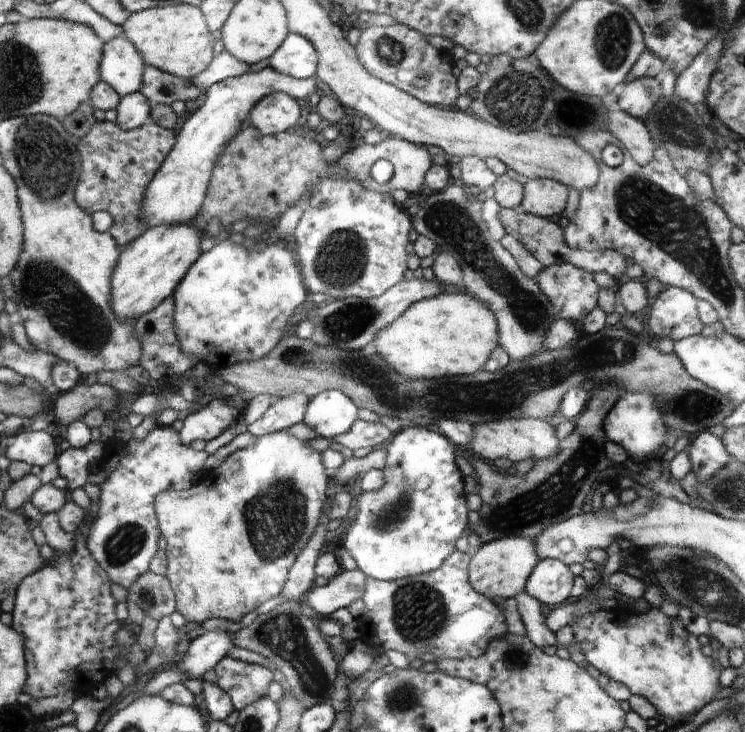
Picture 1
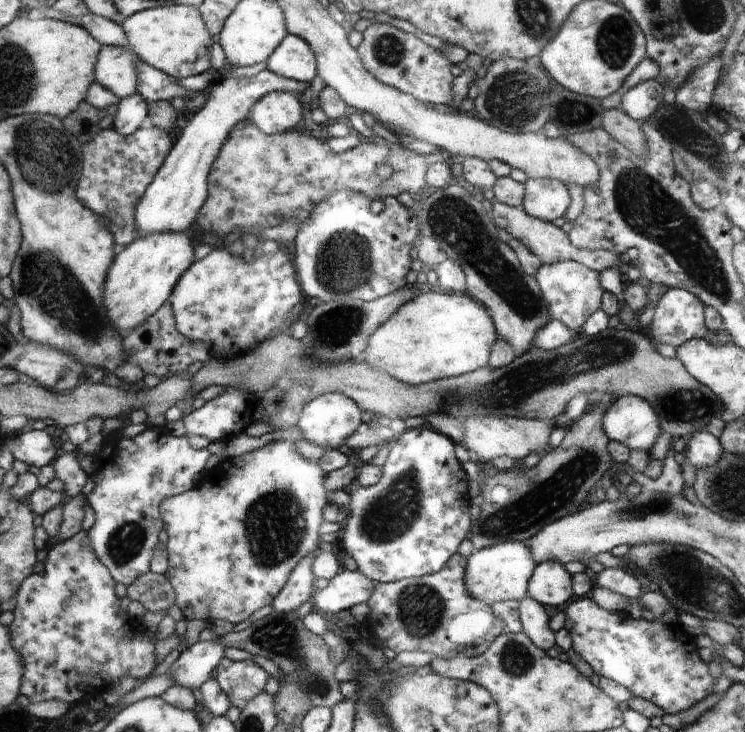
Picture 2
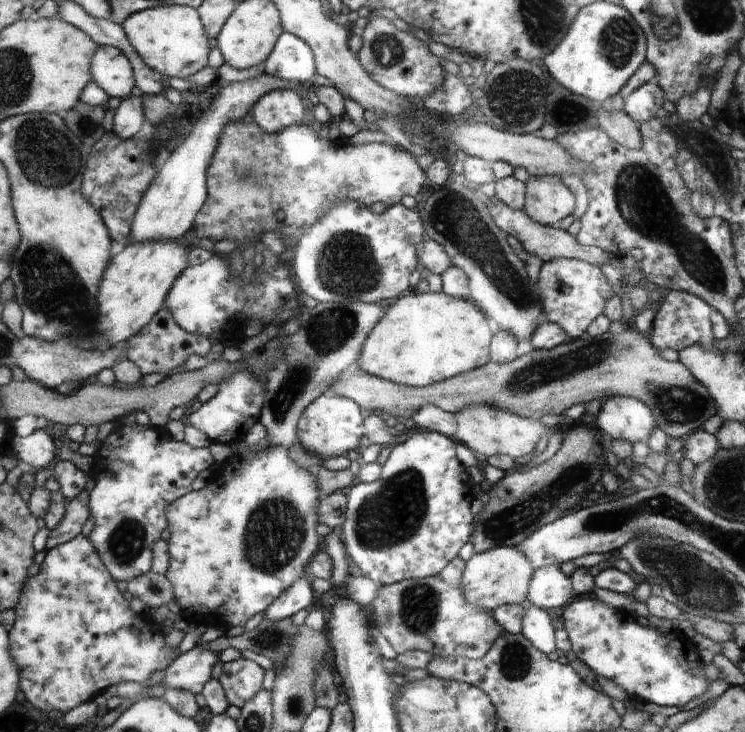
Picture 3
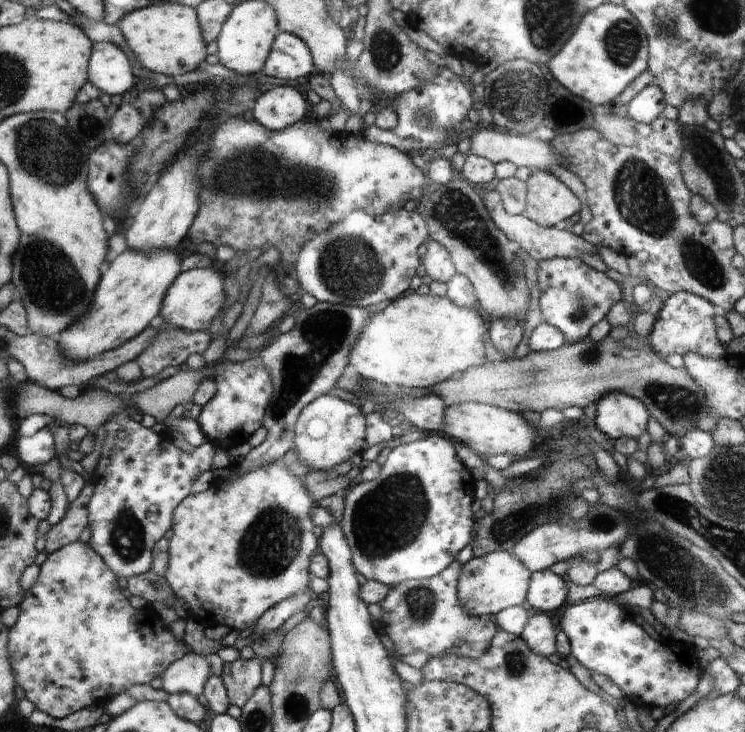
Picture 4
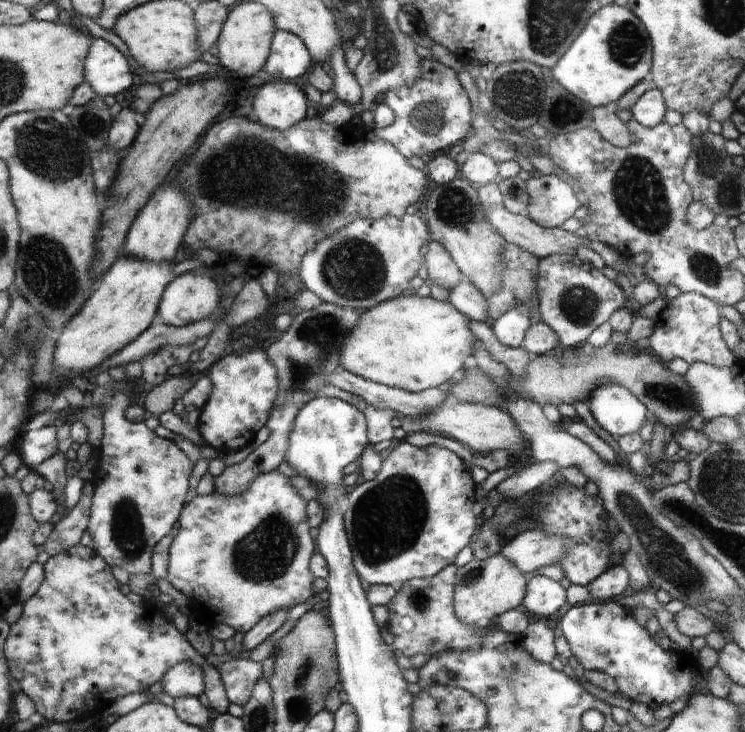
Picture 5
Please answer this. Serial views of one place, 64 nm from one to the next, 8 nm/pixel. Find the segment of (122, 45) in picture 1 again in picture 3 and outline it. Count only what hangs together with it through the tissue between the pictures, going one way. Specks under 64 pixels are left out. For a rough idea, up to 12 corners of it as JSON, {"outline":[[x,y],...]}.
{"outline":[[98,46],[93,82],[108,97],[126,99],[134,88],[130,60]]}

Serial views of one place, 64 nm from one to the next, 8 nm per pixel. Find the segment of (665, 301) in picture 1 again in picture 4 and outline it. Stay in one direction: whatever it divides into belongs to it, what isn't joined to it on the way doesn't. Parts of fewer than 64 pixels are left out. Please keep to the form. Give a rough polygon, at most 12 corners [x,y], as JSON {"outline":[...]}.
{"outline":[[673,293],[648,342],[665,360],[725,358],[714,305]]}

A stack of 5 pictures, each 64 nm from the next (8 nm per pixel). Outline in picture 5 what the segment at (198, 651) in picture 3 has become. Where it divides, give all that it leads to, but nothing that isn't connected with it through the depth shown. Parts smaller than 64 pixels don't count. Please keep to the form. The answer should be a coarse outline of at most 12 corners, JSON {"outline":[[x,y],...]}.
{"outline":[[187,659],[161,683],[172,698],[200,697],[202,668]]}

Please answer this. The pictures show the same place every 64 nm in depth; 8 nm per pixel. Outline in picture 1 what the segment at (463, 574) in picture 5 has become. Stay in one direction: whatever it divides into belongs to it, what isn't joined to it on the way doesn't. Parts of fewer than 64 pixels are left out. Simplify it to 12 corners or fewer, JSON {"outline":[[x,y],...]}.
{"outline":[[506,536],[471,552],[469,582],[500,601],[525,590],[534,540]]}

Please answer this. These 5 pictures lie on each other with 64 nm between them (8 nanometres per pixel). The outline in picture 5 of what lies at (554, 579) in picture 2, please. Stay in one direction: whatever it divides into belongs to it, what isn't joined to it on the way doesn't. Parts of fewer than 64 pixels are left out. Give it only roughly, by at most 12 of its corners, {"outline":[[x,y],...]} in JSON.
{"outline":[[530,578],[523,609],[547,619],[566,602],[560,582]]}

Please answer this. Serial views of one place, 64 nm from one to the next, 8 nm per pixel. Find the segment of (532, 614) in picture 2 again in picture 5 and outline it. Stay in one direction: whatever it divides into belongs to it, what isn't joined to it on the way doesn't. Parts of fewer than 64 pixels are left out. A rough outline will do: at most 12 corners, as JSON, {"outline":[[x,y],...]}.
{"outline":[[546,619],[528,624],[525,648],[537,660],[556,658],[555,637]]}

